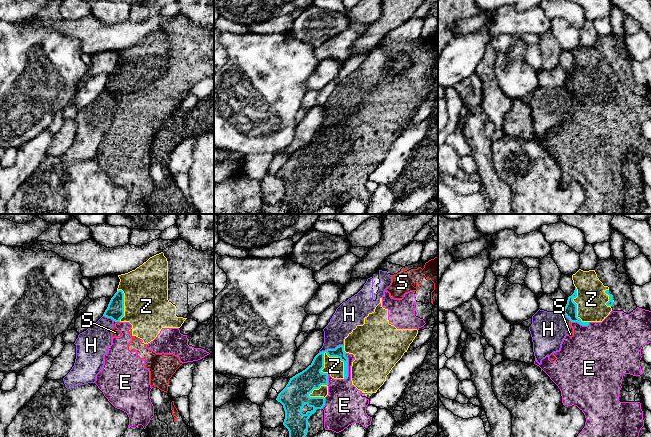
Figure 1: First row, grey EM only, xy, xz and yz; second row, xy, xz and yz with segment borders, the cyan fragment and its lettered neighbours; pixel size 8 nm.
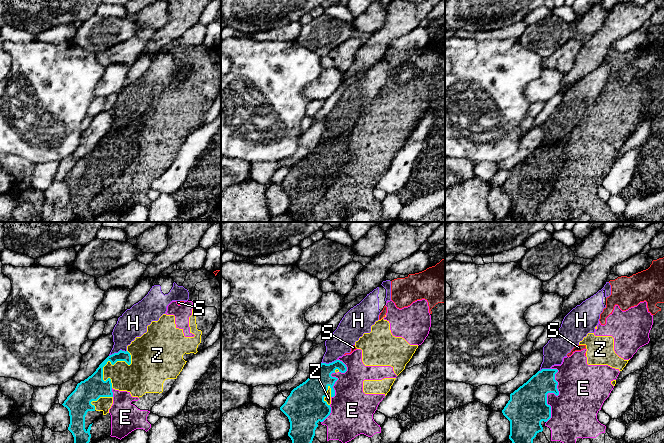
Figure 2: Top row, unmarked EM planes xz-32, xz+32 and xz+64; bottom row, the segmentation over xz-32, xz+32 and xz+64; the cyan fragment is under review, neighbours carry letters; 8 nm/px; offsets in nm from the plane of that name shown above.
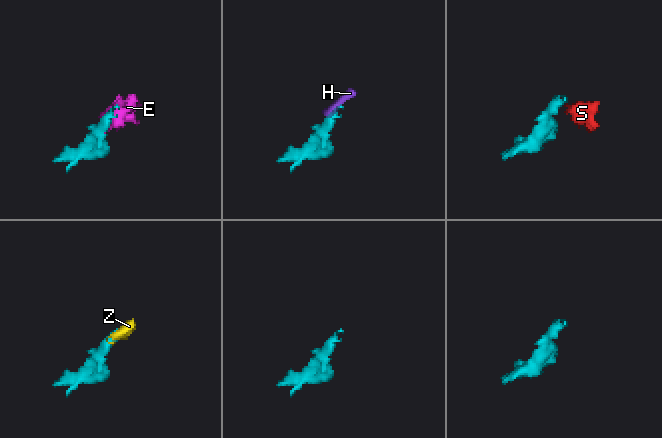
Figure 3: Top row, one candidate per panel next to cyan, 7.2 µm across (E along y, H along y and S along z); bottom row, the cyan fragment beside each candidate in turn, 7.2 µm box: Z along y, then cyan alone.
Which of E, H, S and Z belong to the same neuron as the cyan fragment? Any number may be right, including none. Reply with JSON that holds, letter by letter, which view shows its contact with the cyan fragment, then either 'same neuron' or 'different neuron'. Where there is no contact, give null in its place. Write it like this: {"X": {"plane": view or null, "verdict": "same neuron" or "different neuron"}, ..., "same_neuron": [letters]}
{"E": {"plane": "xz", "verdict": "different neuron"}, "H": {"plane": "xz", "verdict": "different neuron"}, "S": {"plane": "xy", "verdict": "different neuron"}, "Z": {"plane": "xz", "verdict": "same neuron"}, "same_neuron": ["Z"]}

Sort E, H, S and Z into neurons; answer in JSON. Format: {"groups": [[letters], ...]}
{"groups": [["E", "S"], ["H"], ["Z"]]}

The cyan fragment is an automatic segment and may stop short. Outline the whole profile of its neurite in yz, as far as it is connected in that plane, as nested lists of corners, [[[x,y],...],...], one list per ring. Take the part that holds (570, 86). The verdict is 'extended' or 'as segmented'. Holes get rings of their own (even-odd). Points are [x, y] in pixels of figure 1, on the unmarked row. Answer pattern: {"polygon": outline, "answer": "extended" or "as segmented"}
{"polygon": [[[579,45],[572,51],[574,69],[568,73],[562,87],[571,98],[588,102],[590,98],[602,98],[612,87],[613,71],[604,62],[595,46]]], "answer": "extended"}

